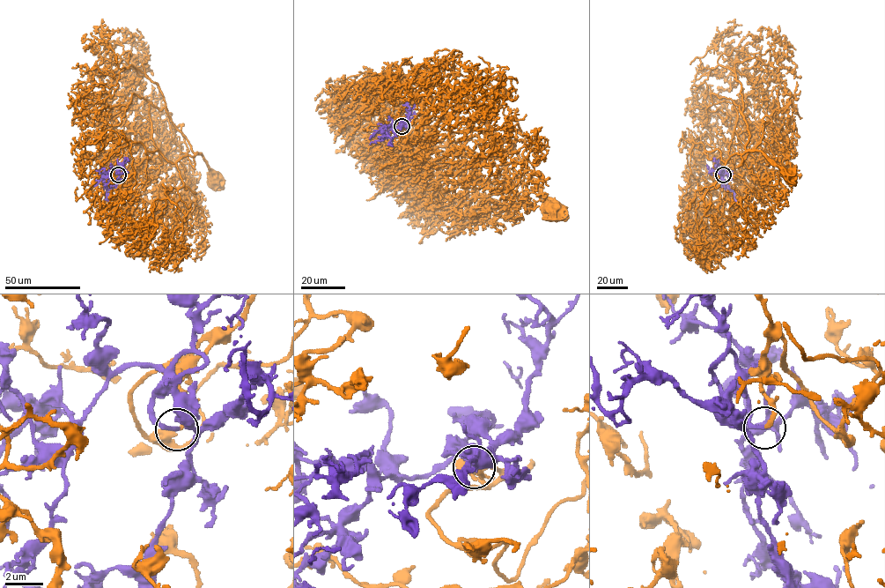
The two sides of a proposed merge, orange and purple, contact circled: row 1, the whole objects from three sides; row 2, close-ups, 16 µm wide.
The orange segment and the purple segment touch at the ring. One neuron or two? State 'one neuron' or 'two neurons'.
one neuron

